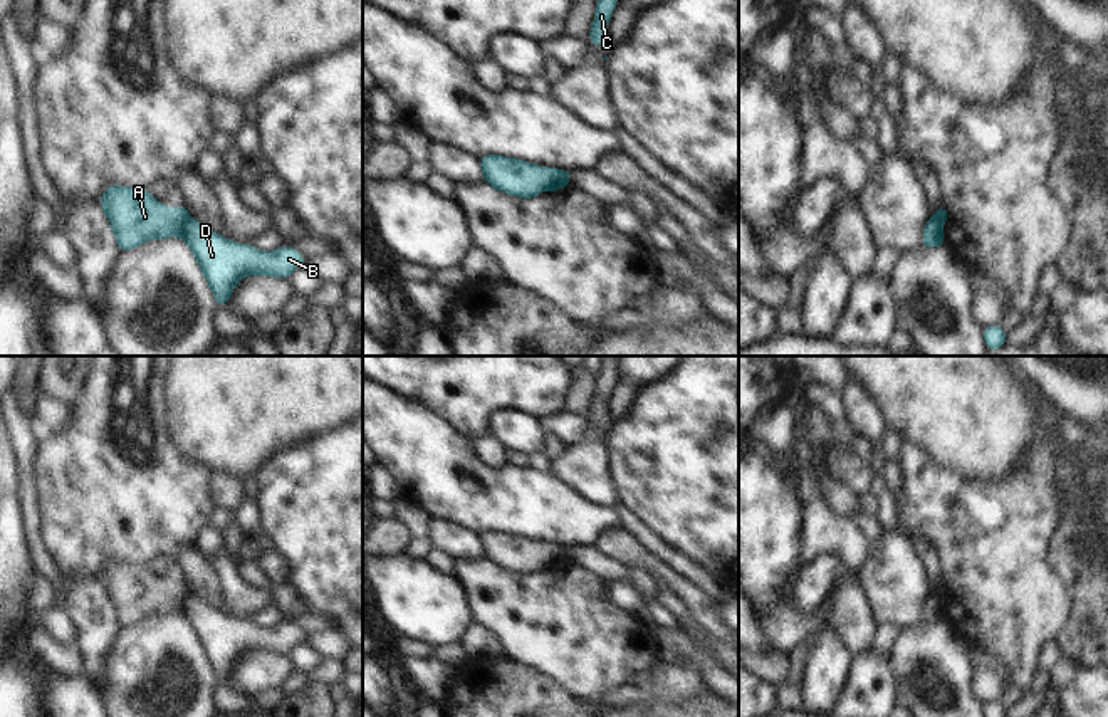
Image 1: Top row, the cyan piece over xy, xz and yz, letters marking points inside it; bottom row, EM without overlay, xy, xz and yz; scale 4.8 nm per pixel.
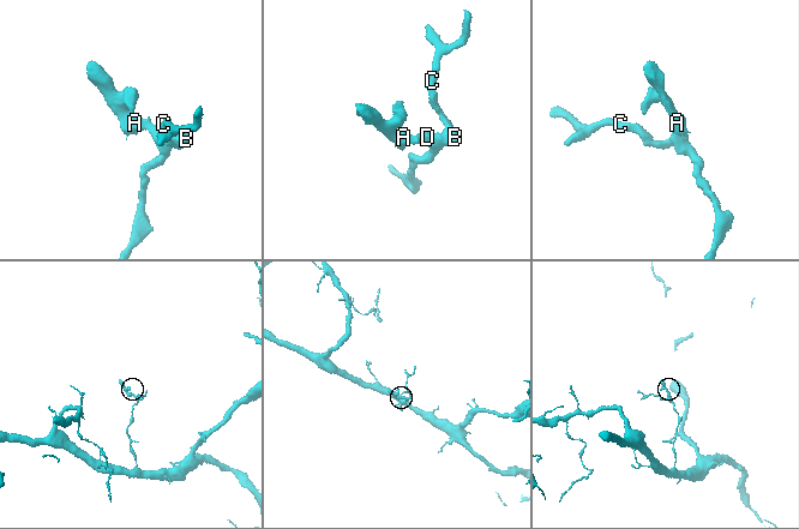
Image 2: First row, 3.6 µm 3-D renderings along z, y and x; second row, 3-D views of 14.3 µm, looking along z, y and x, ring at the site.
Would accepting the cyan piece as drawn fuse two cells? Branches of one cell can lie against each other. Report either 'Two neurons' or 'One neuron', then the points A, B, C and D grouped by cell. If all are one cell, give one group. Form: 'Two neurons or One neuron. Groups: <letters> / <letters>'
Two neurons. Groups: A / B C D

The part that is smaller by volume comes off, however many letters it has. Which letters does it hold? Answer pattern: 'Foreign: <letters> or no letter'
Foreign: A

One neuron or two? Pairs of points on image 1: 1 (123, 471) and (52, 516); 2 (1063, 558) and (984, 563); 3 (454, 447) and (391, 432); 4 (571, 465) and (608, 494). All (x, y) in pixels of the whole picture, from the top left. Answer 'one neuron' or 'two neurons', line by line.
1: one neuron
2: two neurons
3: one neuron
4: one neuron

